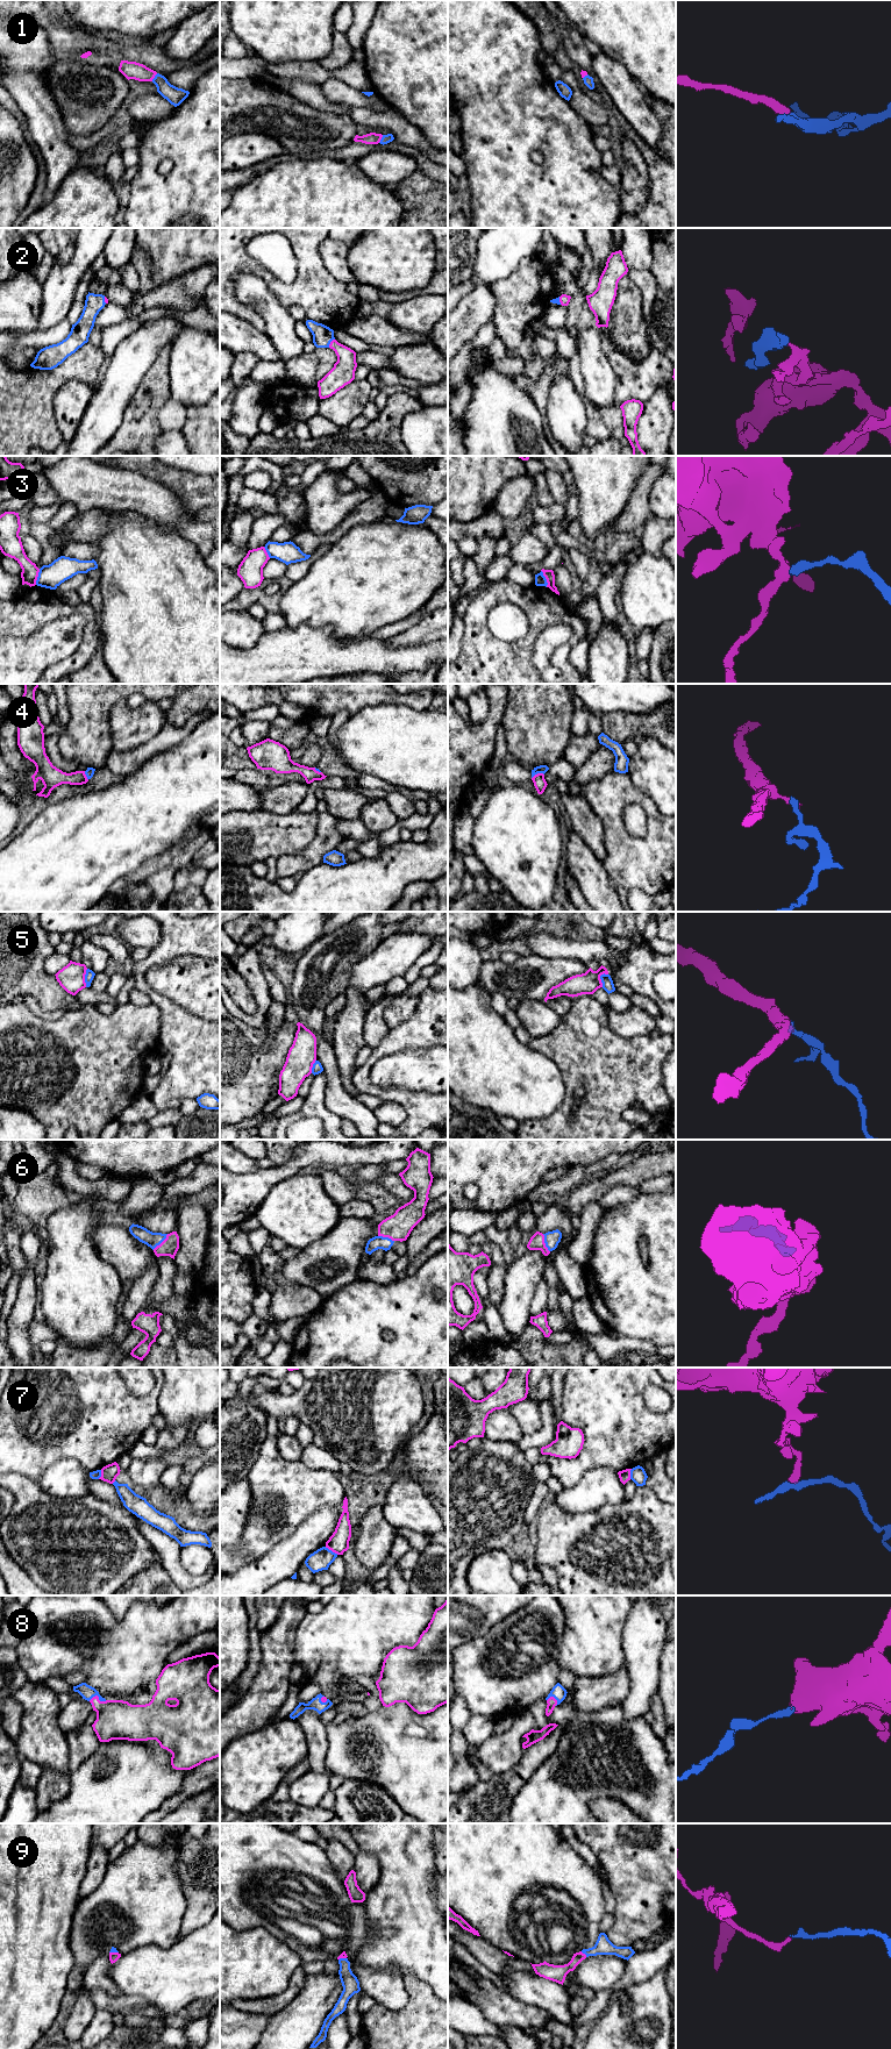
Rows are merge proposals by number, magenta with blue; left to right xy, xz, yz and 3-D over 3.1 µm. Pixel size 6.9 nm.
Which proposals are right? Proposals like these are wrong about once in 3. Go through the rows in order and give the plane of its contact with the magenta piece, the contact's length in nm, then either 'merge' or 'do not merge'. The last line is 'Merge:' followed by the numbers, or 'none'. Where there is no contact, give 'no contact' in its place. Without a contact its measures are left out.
1: contact in xy; length 70 nm; merge
2: contact in xz; length 80 nm; merge
3: contact in yz; length 130 nm; do not merge
4: contact in yz; length 90 nm; do not merge
5: contact in yz; length 110 nm; do not merge
6: contact in yz; length 140 nm; merge
7: contact in xz; length 110 nm; do not merge
8: contact in xy; length 130 nm; merge
9: contact in yz; length 60 nm; merge
Merge: 1, 2, 6, 8, 9

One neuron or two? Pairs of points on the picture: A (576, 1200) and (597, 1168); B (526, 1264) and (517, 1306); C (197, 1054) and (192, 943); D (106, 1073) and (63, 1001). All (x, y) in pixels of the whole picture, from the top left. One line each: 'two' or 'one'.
A: two
B: one
C: one
D: two

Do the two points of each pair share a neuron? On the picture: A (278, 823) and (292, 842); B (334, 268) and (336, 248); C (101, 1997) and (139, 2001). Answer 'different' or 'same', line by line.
A: same
B: same
C: same

